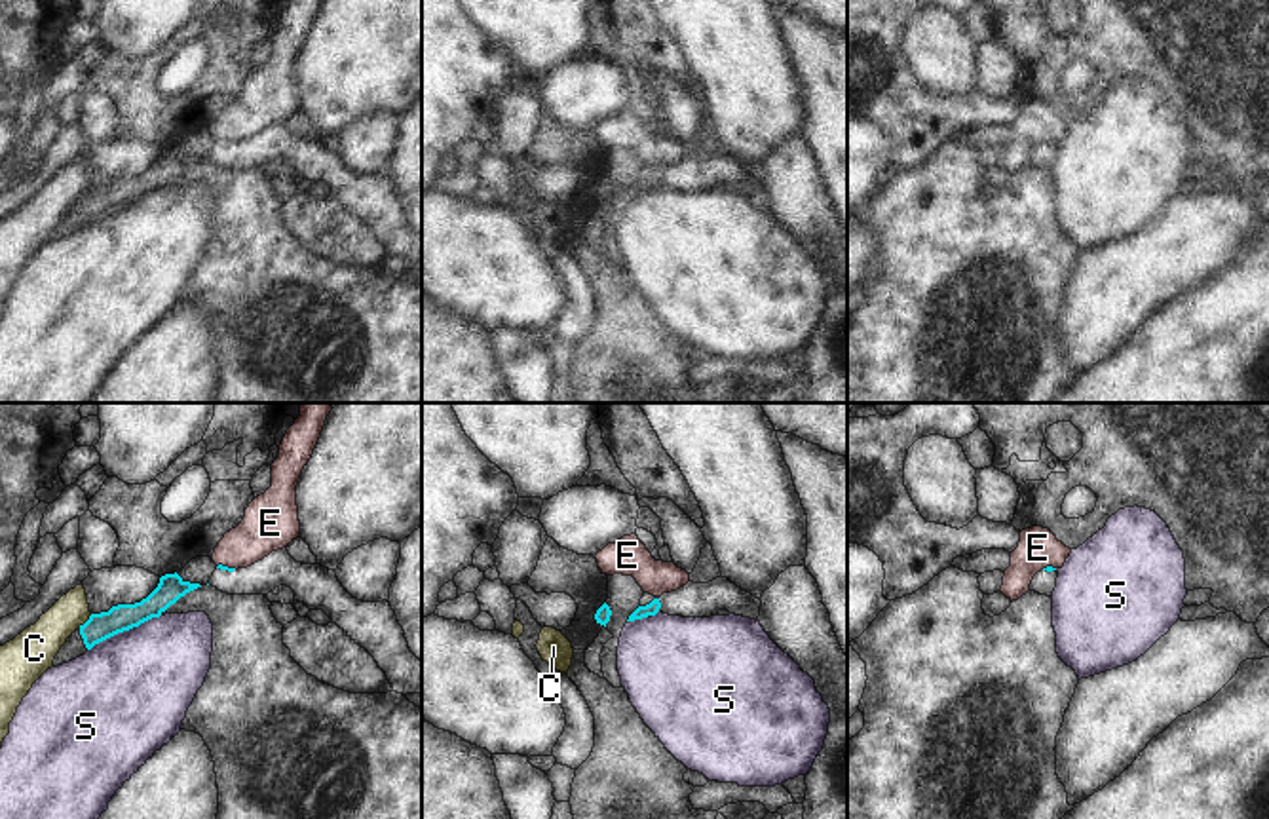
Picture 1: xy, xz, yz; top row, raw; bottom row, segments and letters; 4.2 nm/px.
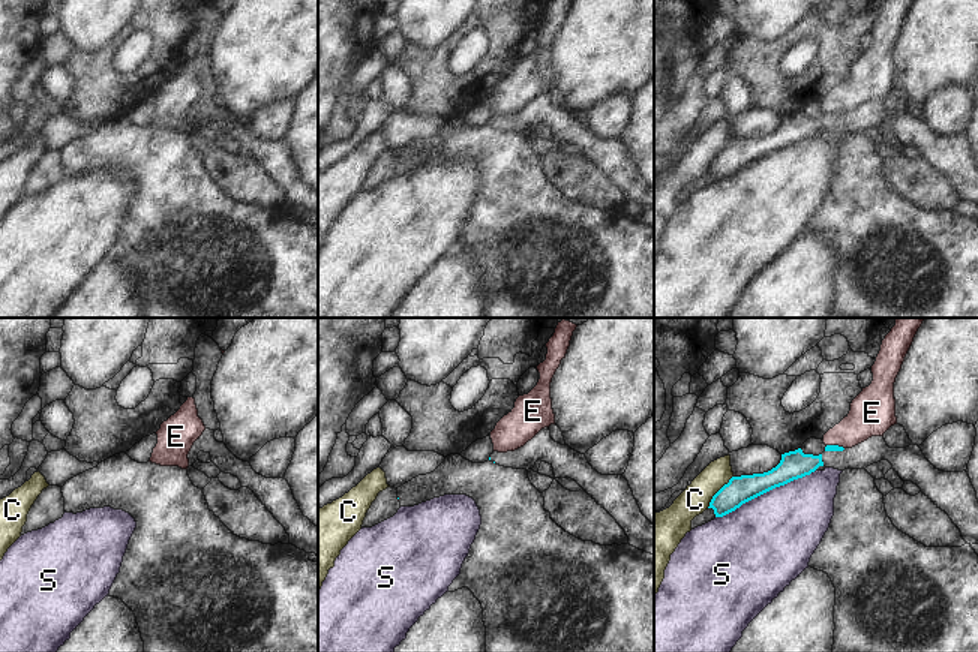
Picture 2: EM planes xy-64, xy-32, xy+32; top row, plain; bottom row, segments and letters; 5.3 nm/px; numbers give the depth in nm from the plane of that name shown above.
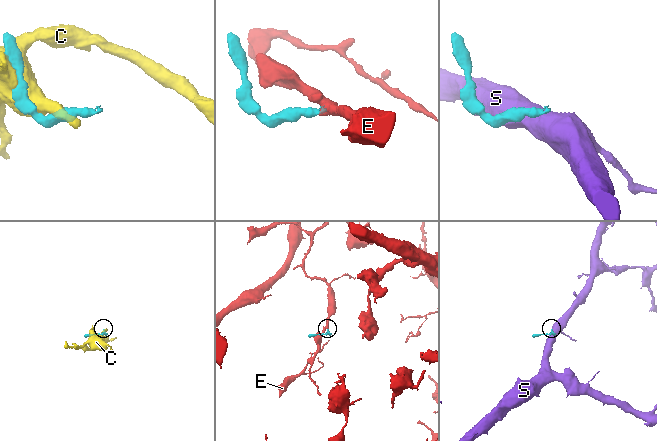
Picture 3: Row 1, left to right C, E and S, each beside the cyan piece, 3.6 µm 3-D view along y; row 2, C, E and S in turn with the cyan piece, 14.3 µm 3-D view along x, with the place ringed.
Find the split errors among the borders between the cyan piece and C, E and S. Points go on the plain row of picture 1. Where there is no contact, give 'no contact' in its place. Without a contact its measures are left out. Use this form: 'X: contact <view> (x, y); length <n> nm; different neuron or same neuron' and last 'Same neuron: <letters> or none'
C: contact xy (86, 196); length 80 nm; different neuron
E: contact xy (227, 141); length 90 nm; different neuron
S: contact xy (124, 204); length 340 nm; different neuron
Same neuron: none

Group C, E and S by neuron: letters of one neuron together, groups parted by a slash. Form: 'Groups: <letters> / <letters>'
Groups: C / E / S

